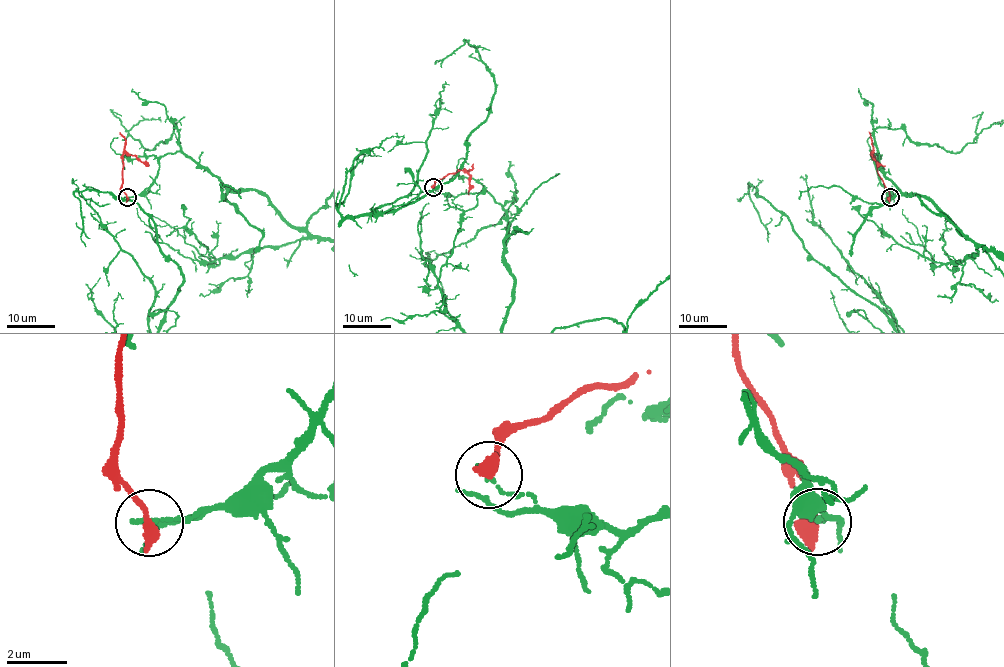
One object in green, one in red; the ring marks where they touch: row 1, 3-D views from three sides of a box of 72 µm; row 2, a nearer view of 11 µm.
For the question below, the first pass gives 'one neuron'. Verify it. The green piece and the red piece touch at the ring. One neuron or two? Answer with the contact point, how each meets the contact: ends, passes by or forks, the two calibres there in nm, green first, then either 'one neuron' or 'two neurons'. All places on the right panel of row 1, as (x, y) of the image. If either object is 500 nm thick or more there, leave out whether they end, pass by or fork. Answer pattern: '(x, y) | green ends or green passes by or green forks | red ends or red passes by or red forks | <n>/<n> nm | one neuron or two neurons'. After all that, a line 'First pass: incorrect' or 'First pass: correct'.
(890, 197) | green ends | red ends | 130/460 nm | two neurons
First pass: incorrect

